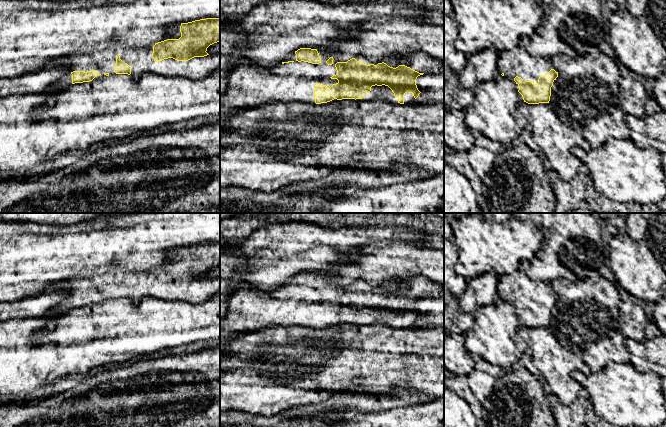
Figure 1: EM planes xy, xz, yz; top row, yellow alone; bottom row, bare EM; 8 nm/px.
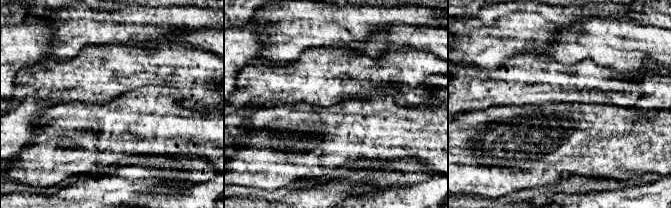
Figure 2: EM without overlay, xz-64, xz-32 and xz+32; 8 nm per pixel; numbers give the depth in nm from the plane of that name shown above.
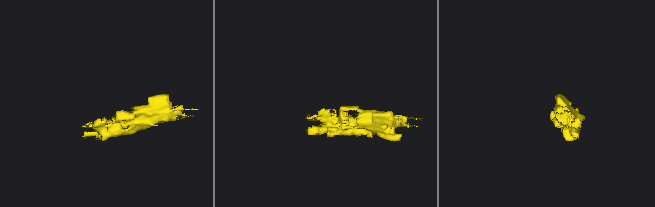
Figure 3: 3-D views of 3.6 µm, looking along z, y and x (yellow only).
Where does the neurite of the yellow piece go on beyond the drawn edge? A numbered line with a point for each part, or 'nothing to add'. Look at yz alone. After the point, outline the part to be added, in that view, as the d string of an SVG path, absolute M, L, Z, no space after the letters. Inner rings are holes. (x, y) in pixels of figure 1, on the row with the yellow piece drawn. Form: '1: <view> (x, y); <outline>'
1: yz (517, 61); M523 36L515 47L498 52L497 66L500 75L503 73L510 79L518 76L537 84L539 77L544 76L551 69L558 72L550 59L533 56L527 51L530 42L531 37Z

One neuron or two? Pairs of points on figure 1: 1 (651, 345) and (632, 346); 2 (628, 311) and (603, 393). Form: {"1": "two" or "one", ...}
{"1": "one", "2": "two"}

